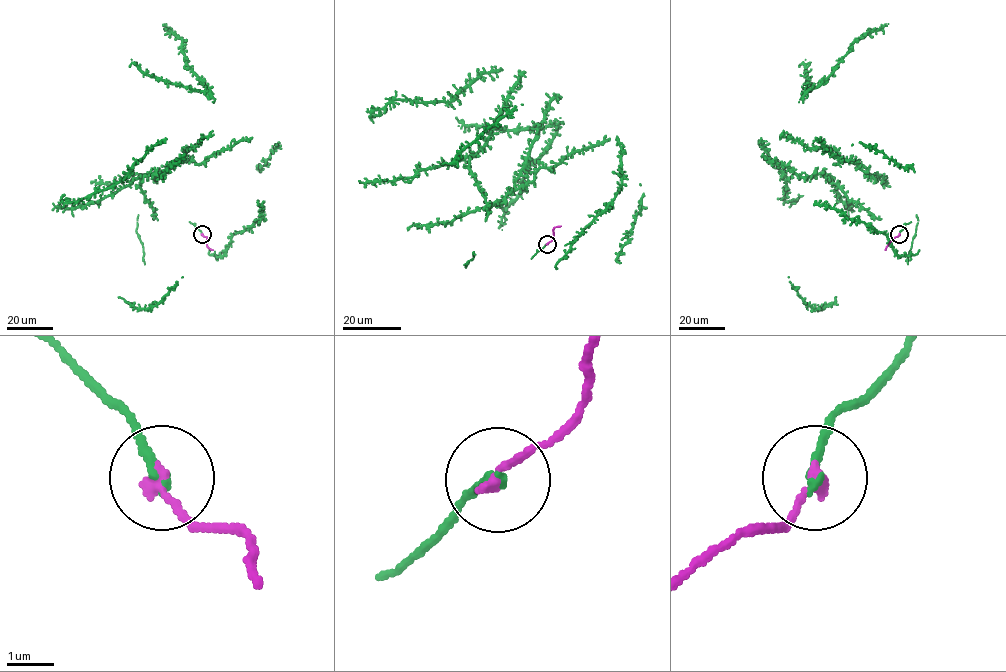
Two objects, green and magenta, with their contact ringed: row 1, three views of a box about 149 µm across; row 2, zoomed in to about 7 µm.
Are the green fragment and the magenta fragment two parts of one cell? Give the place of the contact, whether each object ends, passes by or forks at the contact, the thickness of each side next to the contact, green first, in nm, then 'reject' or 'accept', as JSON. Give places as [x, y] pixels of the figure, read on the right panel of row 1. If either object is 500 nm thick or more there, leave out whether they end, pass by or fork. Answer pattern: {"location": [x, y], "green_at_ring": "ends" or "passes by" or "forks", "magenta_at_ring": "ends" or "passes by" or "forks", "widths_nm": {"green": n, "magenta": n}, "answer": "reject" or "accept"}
{"location": [899, 234], "green_at_ring": "ends", "magenta_at_ring": "ends", "widths_nm": {"green": 100, "magenta": 280}, "answer": "accept"}

